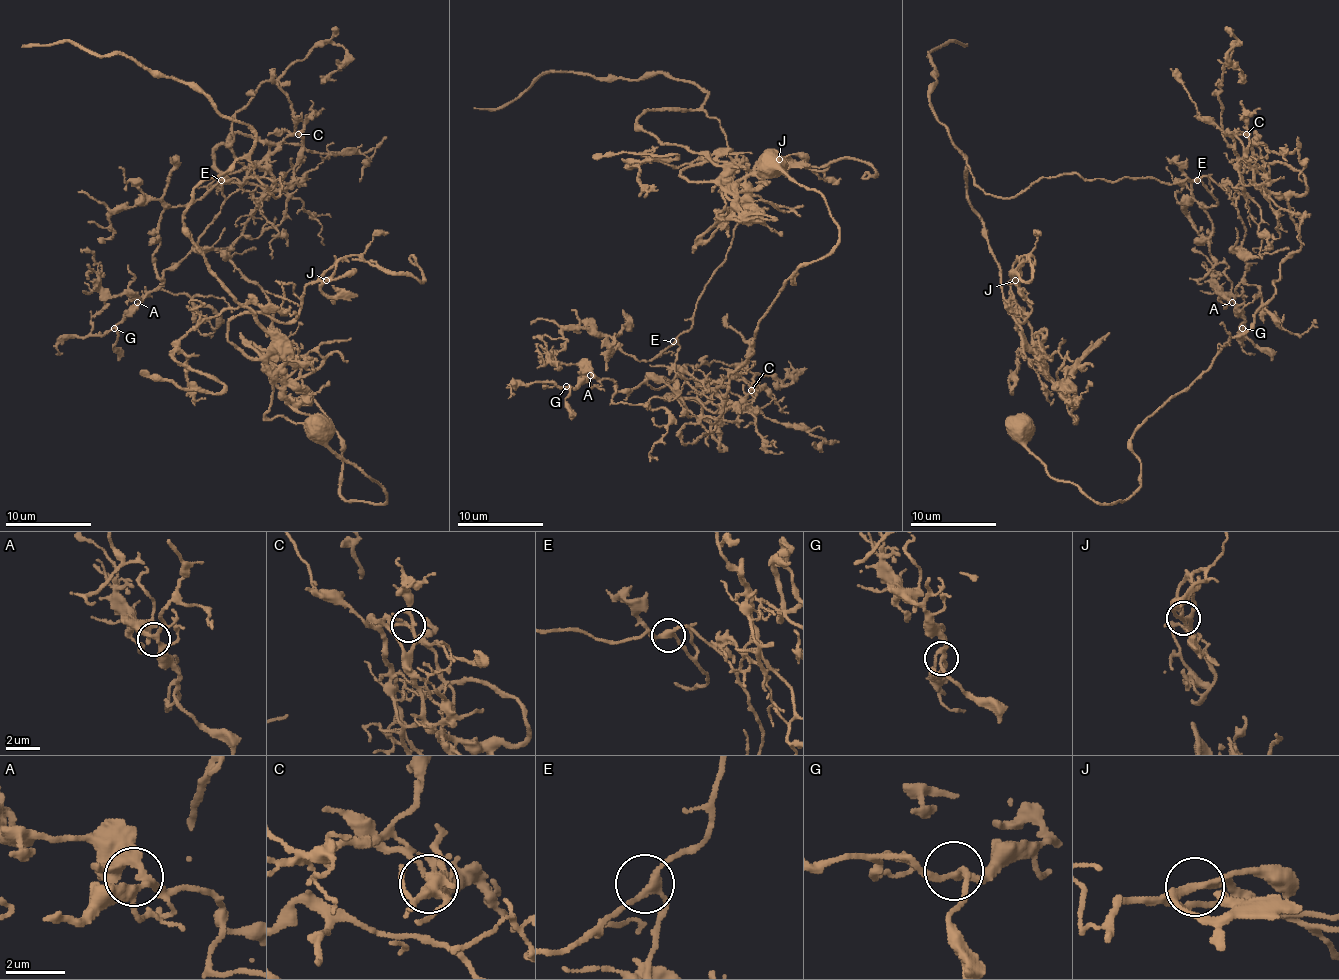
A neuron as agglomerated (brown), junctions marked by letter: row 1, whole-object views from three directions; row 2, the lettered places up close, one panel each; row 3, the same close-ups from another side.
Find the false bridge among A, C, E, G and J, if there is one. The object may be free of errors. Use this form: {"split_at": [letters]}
{"split_at": ["C"]}

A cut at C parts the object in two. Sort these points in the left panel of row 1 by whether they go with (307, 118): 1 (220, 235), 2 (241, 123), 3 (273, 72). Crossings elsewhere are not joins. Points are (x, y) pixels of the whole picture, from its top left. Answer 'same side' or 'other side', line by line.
1: other side
2: other side
3: other side

